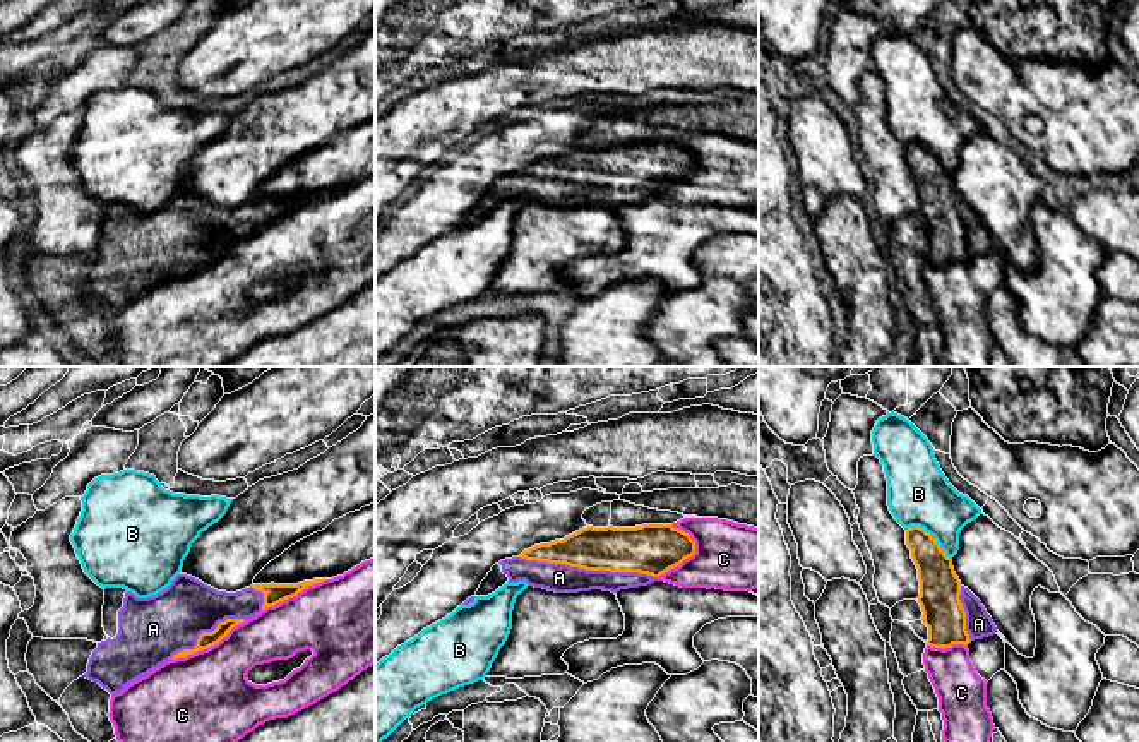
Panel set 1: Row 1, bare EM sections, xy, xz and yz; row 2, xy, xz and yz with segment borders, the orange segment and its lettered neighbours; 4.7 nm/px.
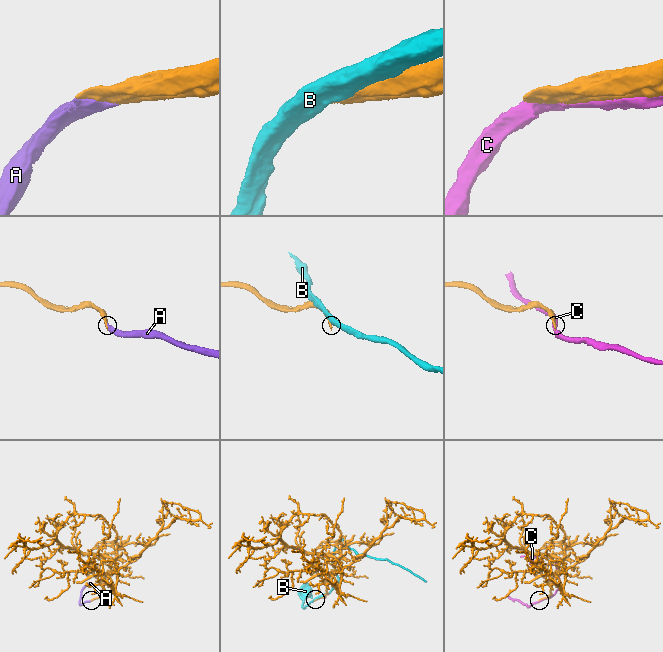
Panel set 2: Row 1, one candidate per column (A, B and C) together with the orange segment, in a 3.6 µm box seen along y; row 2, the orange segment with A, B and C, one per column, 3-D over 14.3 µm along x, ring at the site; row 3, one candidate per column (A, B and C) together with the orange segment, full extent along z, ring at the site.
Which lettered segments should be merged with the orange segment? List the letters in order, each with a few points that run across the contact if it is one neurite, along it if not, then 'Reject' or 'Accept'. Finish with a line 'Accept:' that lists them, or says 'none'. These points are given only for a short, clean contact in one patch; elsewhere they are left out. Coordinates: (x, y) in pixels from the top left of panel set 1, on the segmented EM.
A: Accept
B: Reject
C: Reject
Accept: A

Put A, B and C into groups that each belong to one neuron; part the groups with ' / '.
A / B / C

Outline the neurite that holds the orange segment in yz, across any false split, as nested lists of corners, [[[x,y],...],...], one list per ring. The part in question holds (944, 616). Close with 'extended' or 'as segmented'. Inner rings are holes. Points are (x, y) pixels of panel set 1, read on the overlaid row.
[[[920,526],[906,530],[906,545],[918,569],[927,644],[932,648],[968,646],[975,639],[993,636],[997,627],[981,601],[961,584],[952,559],[937,540]]]; extended

